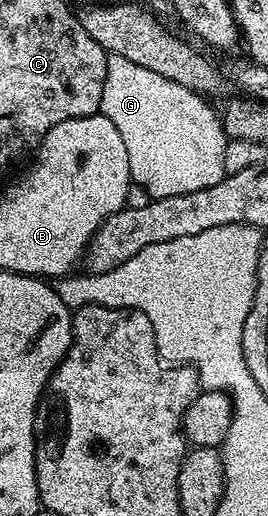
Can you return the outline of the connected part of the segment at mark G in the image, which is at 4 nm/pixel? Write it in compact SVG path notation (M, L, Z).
M126 62L108 63L100 113L120 131L128 151L132 183L145 189L150 199L176 197L177 194L208 189L227 174L229 137L218 111L215 112L208 104L206 97L161 77L161 74L153 74L153 70L145 70L145 66L133 66Z

